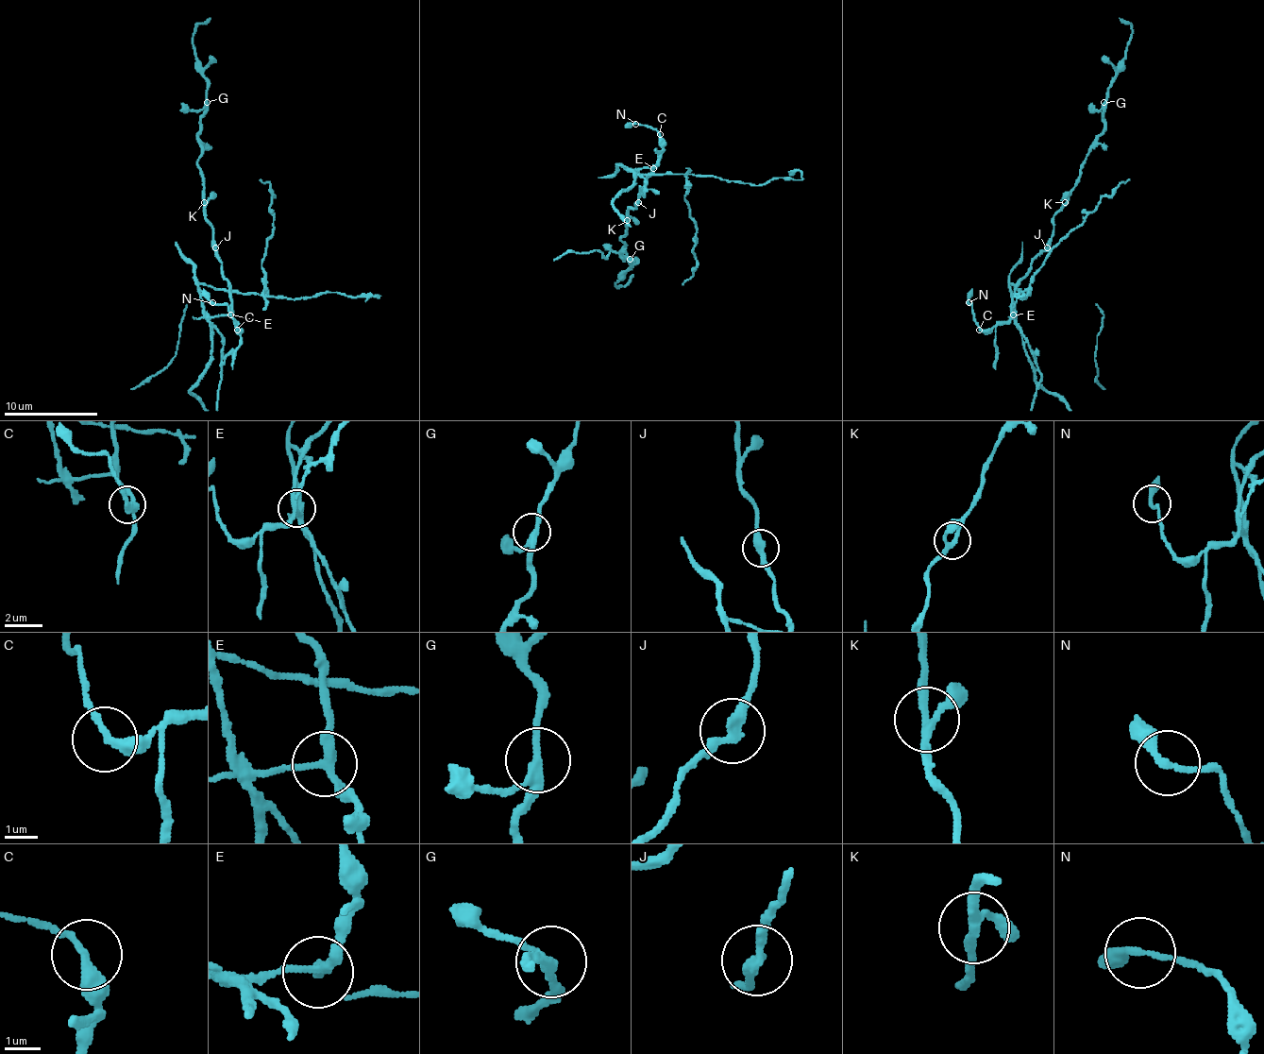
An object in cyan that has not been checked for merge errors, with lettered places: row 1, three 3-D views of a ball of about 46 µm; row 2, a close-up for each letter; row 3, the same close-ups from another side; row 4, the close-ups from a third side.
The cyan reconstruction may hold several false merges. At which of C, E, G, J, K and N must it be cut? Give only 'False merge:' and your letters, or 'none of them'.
False merge: E

